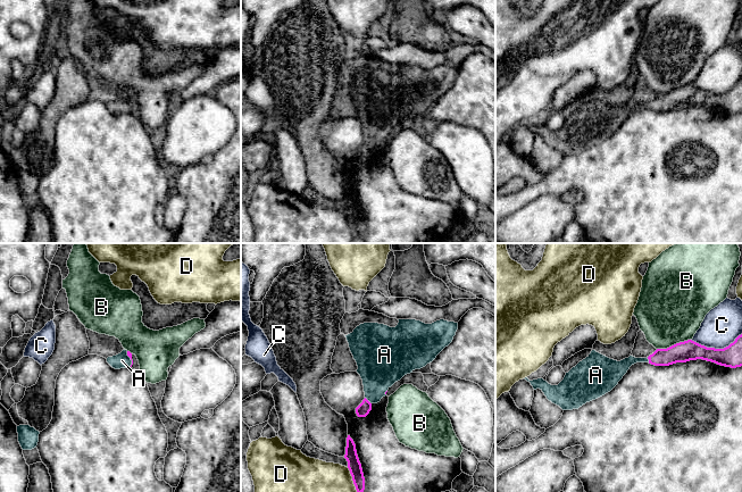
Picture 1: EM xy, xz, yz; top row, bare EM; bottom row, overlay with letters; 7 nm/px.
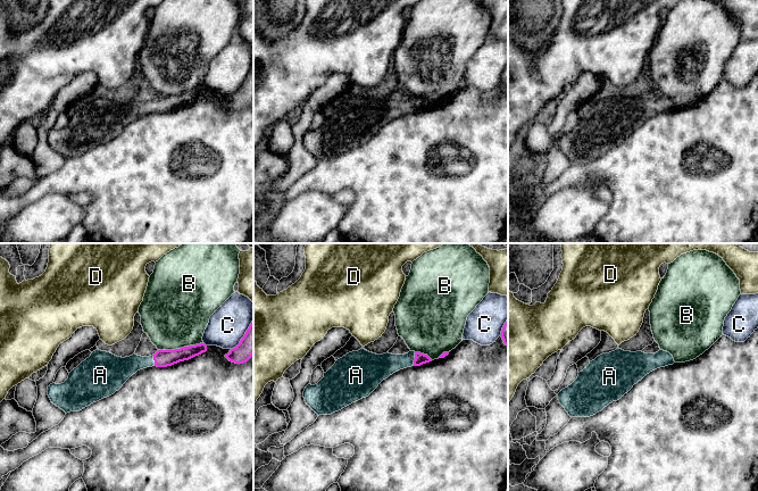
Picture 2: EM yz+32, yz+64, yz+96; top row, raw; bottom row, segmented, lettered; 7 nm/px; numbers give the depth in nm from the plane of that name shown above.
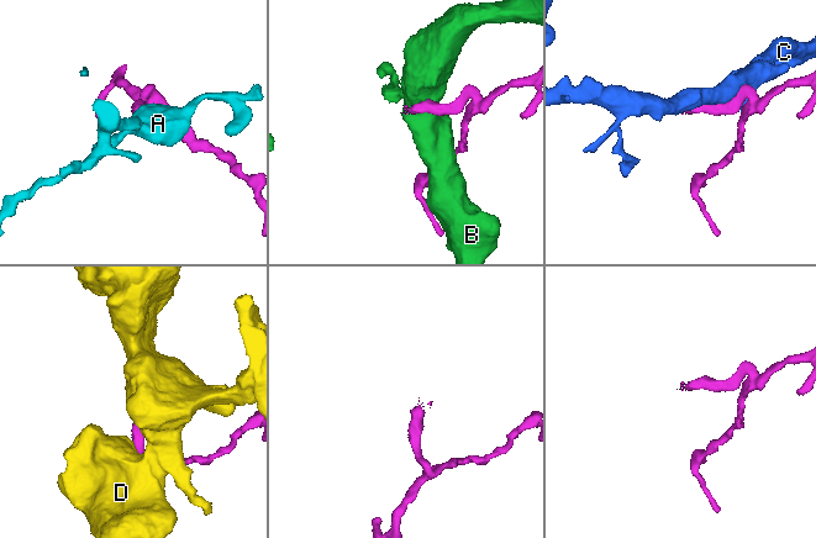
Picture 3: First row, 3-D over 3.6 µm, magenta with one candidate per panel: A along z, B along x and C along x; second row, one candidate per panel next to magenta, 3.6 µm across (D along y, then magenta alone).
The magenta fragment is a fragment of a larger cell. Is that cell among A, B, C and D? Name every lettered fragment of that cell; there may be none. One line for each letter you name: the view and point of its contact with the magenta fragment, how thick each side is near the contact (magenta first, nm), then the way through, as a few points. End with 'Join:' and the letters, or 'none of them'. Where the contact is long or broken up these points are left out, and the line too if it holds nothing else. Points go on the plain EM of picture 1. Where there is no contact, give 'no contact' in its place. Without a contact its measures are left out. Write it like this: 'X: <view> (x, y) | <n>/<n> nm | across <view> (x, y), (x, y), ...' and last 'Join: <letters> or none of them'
A: xz (367, 146) | 90/300 nm | across xz (365, 152), (367, 146), (374, 138), (380, 113)
Join: A

